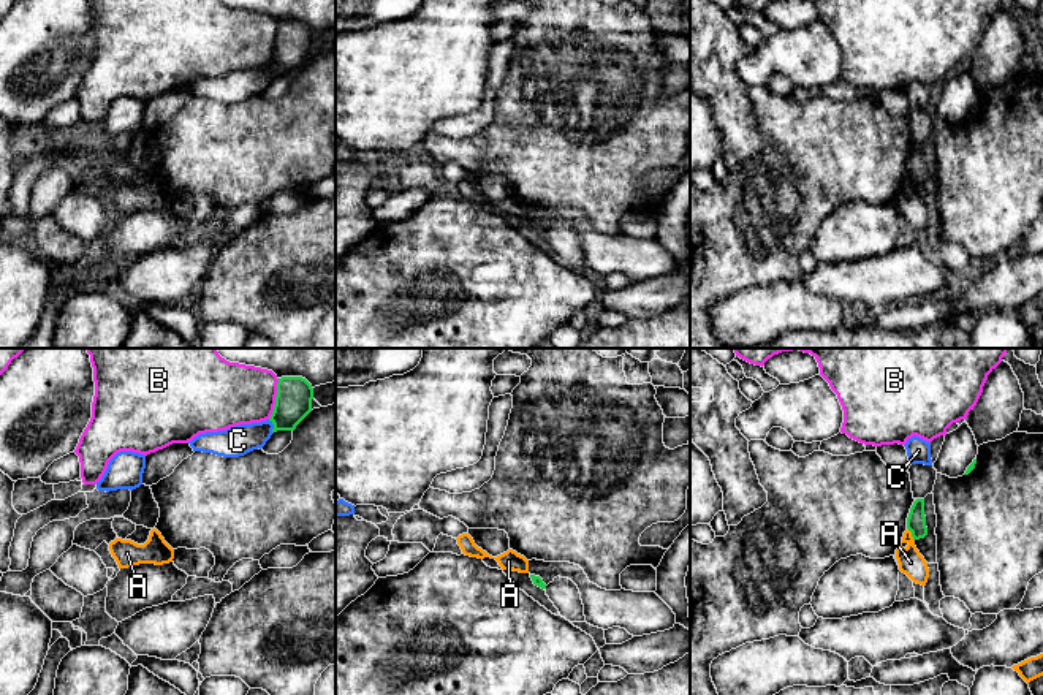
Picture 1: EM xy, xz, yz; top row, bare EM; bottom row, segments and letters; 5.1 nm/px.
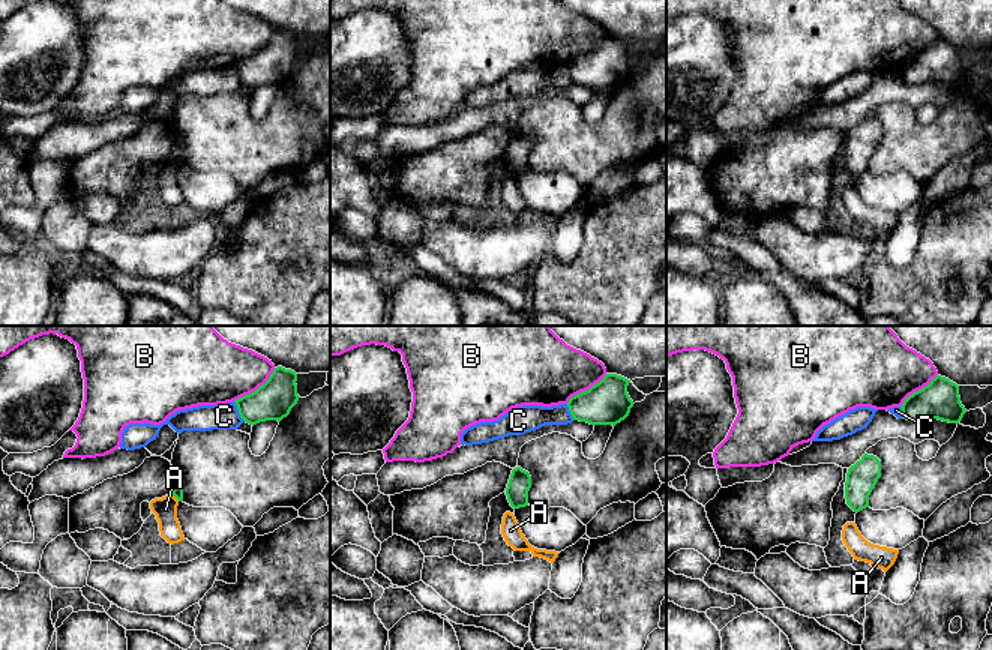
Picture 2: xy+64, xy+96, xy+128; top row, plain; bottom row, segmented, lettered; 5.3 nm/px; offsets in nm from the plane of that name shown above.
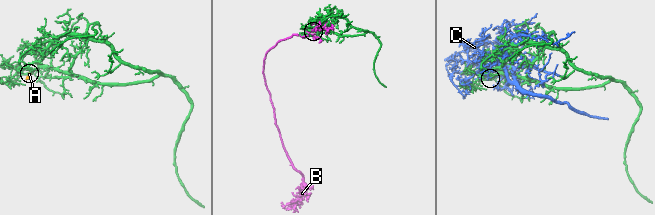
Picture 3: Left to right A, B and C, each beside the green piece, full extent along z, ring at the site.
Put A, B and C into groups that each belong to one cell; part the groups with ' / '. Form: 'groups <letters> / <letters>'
groups A / B / C

